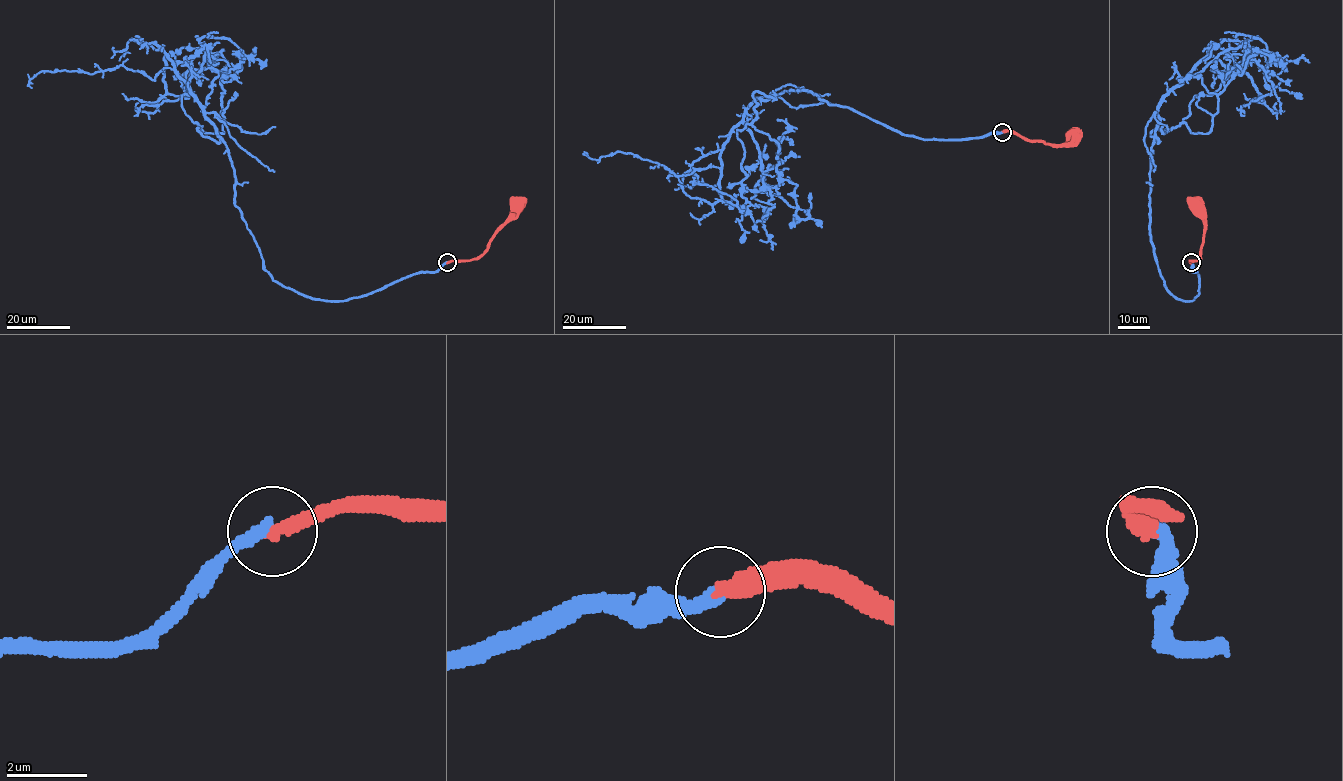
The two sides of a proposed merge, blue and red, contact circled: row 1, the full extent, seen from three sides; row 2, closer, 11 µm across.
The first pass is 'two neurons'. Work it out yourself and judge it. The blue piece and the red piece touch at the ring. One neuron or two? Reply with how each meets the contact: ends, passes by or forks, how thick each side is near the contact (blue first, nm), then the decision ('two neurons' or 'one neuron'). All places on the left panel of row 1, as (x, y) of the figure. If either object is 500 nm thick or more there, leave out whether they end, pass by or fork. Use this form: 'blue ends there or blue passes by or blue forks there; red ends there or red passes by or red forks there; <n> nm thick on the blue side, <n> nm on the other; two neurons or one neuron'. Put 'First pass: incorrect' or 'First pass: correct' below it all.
blue ends there; red ends there; 340 nm thick on the blue side, 340 nm on the other; two neurons
First pass: correct

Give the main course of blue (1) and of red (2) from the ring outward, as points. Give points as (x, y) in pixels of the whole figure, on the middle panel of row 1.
1: (1002, 132), (922, 139), (790, 90), (746, 109), (719, 167), (675, 175), (631, 153), (587, 153)
2: (1002, 132), (1013, 131), (1048, 144), (1073, 144), (1074, 137)

